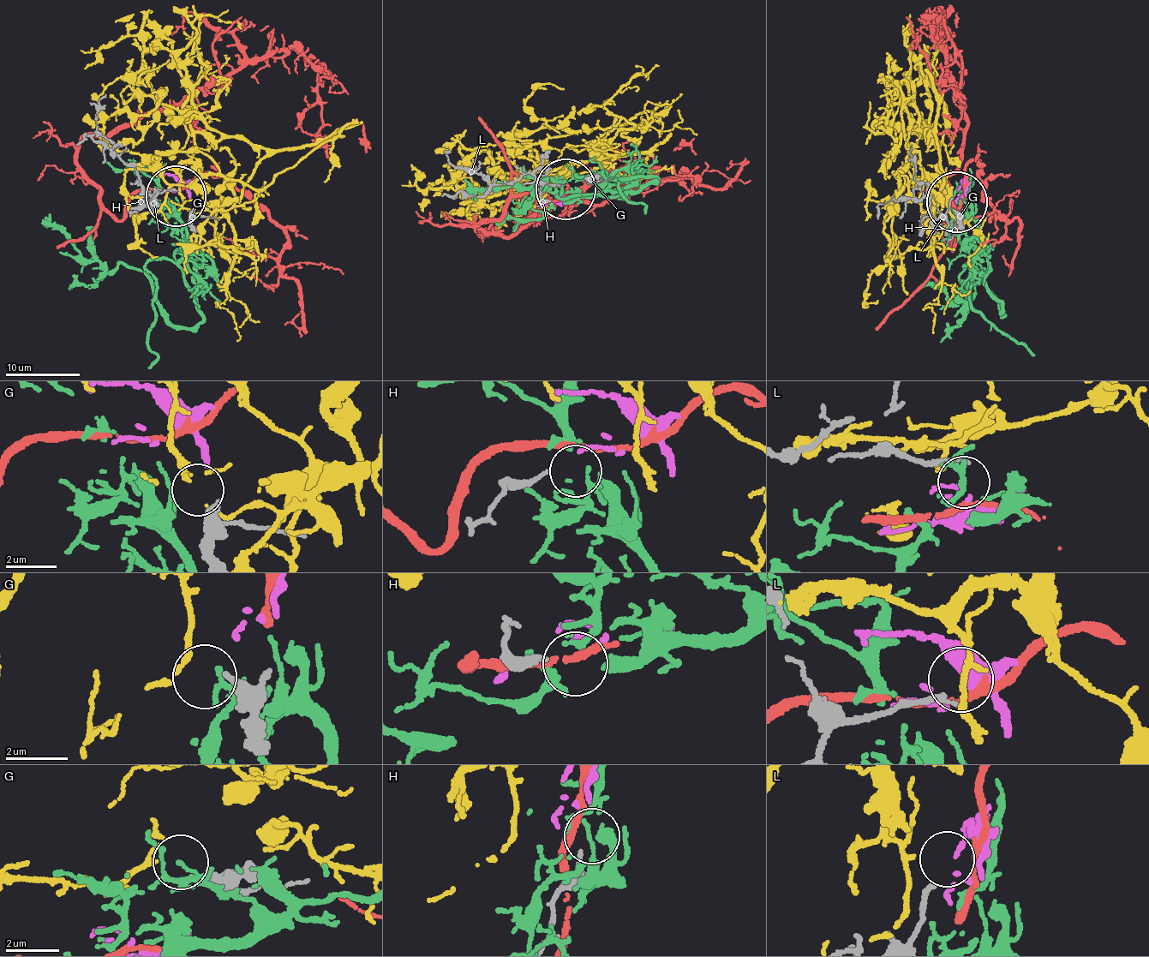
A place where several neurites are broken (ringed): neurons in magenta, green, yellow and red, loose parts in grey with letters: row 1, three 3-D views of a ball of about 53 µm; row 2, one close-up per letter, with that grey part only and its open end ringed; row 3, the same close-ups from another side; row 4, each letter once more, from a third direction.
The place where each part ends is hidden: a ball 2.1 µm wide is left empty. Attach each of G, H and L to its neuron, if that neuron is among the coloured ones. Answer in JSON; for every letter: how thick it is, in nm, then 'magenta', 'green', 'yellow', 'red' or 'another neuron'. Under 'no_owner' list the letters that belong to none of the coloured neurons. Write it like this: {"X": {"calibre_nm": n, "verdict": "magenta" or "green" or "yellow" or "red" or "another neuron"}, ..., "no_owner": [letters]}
{"G": {"calibre_nm": 320, "verdict": "yellow"}, "H": {"calibre_nm": 140, "verdict": "green"}, "L": {"calibre_nm": 190, "verdict": "another neuron"}, "no_owner": ["L"]}

